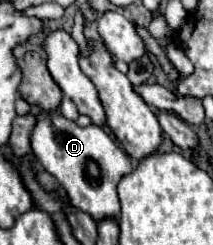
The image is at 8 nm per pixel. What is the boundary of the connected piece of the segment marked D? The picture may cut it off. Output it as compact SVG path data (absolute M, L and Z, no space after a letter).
M39 111L37 123L31 129L31 149L37 163L57 177L75 207L89 213L95 221L119 217L117 185L133 167L127 153L123 153L123 149L119 149L99 125L91 123L87 127L79 127L57 111Z

